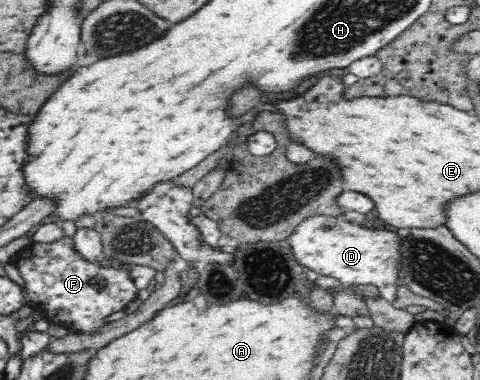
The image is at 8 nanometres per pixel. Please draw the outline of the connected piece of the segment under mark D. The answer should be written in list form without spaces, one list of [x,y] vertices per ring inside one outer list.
[[[317,215],[306,218],[294,230],[294,233],[288,236],[287,243],[289,243],[293,257],[299,265],[305,265],[307,269],[315,271],[318,275],[333,277],[341,282],[341,286],[377,286],[379,292],[381,292],[381,298],[388,302],[397,301],[397,287],[400,283],[400,281],[397,281],[397,275],[399,275],[399,245],[401,243],[399,243],[399,237],[395,233],[360,227],[360,225],[348,223],[340,217]]]

